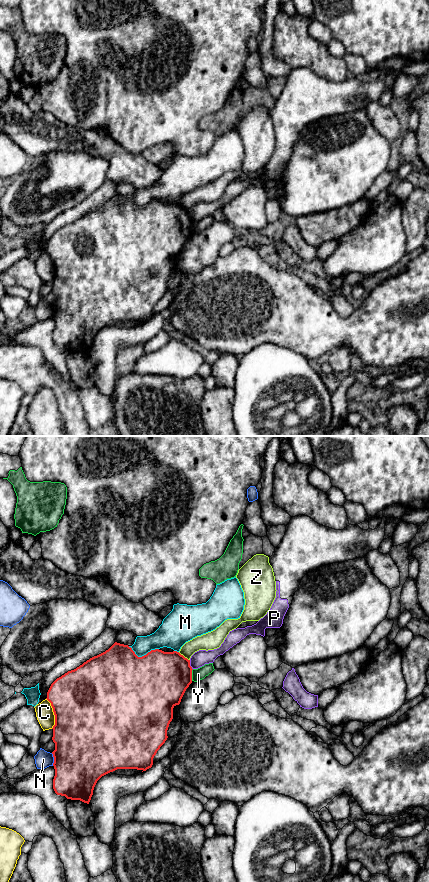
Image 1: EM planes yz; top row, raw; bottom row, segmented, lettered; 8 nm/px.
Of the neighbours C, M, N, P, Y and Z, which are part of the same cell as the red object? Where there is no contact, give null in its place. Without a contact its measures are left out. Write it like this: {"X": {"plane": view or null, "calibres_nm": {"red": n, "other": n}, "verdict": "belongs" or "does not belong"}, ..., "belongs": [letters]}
{"C": {"plane": "yz", "calibres_nm": {"red": 500, "other": 140}, "verdict": "does not belong"}, "M": {"plane": "yz", "calibres_nm": {"red": 500, "other": 180}, "verdict": "does not belong"}, "N": {"plane": "yz", "calibres_nm": {"red": 480, "other": 140}, "verdict": "does not belong"}, "P": {"plane": "yz", "calibres_nm": {"red": 440, "other": 120}, "verdict": "does not belong"}, "Y": {"plane": "yz", "calibres_nm": {"red": 440, "other": 100}, "verdict": "does not belong"}, "Z": {"plane": "yz", "calibres_nm": {"red": 440, "other": 140}, "verdict": "does not belong"}, "belongs": []}

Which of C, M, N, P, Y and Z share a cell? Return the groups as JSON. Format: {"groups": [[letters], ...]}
{"groups": [["C"], ["M"], ["N"], ["P"], ["Y"], ["Z"]]}

